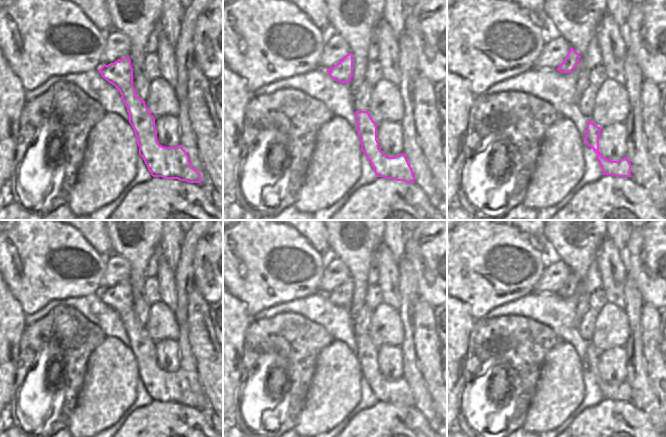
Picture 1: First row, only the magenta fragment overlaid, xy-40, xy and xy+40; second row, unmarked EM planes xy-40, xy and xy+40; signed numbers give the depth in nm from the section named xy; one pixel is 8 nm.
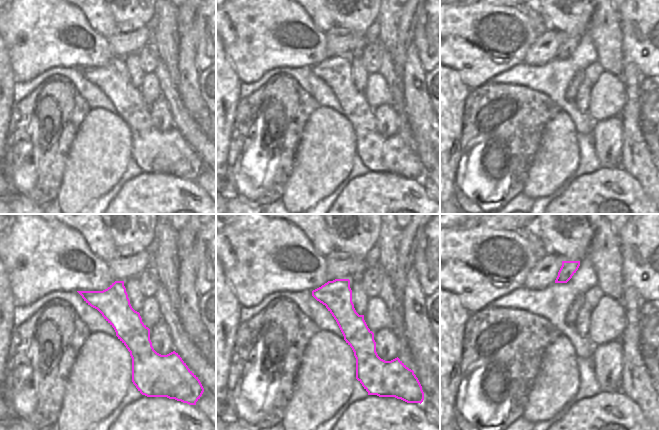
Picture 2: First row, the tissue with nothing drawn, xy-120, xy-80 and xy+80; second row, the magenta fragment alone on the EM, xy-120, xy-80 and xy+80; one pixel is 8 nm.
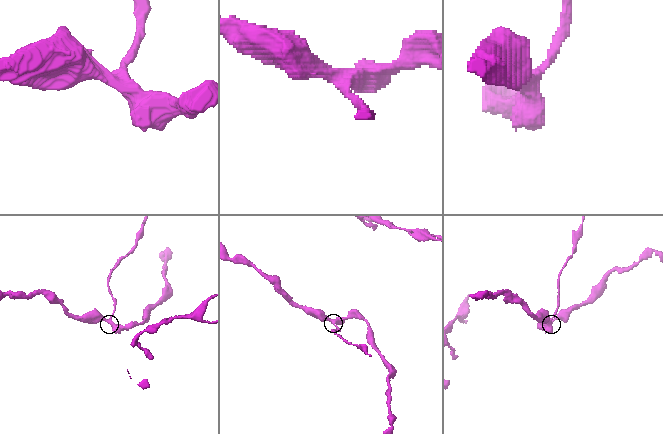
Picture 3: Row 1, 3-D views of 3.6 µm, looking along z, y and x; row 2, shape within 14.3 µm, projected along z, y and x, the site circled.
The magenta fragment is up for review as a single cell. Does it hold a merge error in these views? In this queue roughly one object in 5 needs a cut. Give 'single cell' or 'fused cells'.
single cell

